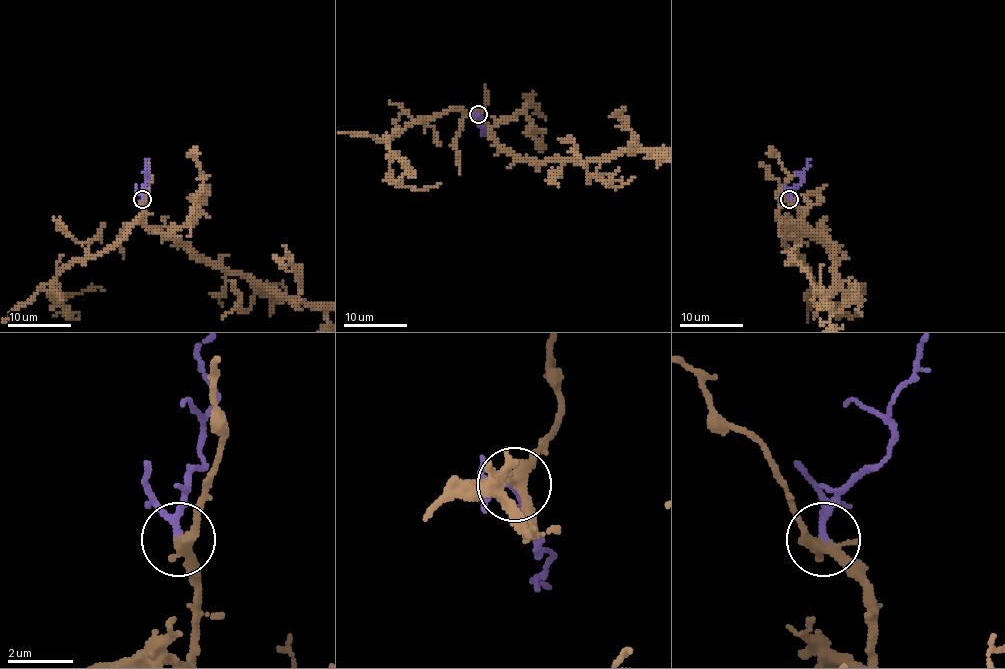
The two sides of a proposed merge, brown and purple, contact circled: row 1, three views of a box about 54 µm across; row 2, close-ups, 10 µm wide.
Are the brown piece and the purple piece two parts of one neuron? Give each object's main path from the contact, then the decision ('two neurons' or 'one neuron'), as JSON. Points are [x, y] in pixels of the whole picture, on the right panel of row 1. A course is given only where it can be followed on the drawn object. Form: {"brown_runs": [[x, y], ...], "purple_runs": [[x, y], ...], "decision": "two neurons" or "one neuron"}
{"purple_runs": [[789, 198], [802, 182], [802, 173], [810, 159]], "decision": "one neuron"}

